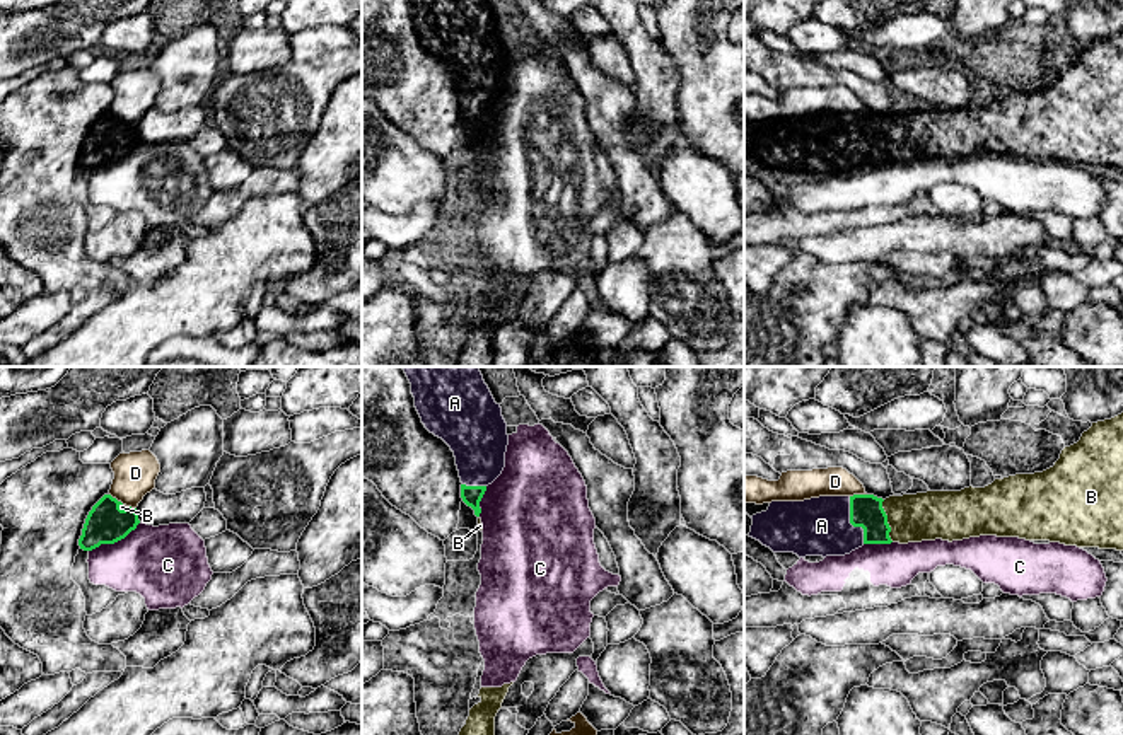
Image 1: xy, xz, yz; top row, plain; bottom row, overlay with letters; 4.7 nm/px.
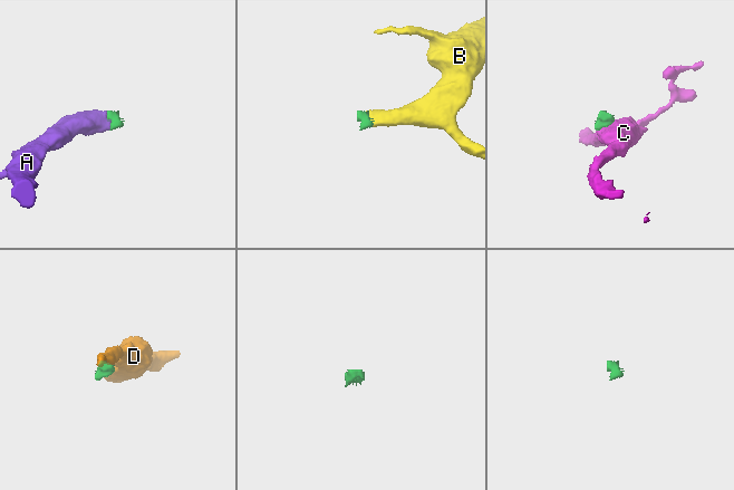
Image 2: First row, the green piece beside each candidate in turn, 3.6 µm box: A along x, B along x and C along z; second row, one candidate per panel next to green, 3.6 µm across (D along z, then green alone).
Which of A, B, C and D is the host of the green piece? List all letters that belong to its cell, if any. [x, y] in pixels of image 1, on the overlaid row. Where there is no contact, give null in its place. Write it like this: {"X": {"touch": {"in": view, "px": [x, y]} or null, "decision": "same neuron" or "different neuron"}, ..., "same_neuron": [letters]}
{"A": {"touch": {"in": "yz", "px": [850, 522]}, "decision": "same neuron"}, "B": {"touch": {"in": "yz", "px": [886, 520]}, "decision": "same neuron"}, "C": {"touch": {"in": "xy", "px": [115, 541]}, "decision": "different neuron"}, "D": {"touch": {"in": "yz", "px": [857, 495]}, "decision": "different neuron"}, "same_neuron": ["A", "B"]}

